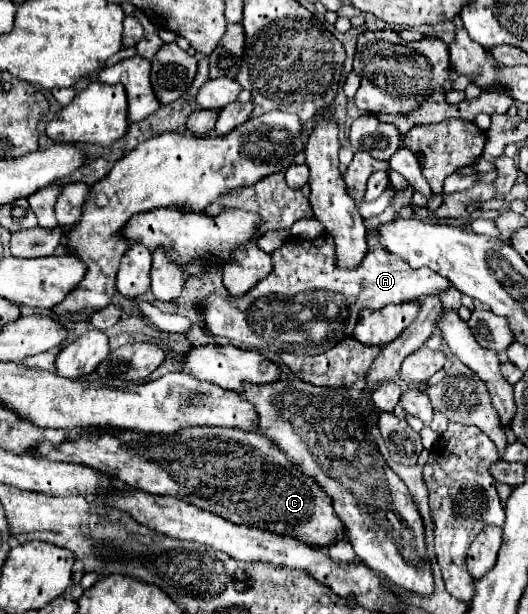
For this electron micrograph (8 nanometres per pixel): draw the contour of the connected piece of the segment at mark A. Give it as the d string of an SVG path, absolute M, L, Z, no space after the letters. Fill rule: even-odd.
M409 184L405 190L395 193L393 204L385 208L383 214L365 220L369 256L365 256L365 264L361 264L361 268L353 272L337 270L333 264L333 238L329 234L315 240L287 240L271 254L273 272L253 286L245 296L237 300L217 294L207 296L201 306L205 326L219 338L259 352L317 356L351 336L359 310L363 308L377 310L385 304L421 304L421 300L427 296L441 298L441 294L449 290L449 280L429 268L411 270L409 264L397 260L397 256L389 256L389 252L377 244L377 236L373 236L373 228L393 220L399 208L411 202L414 192Z

